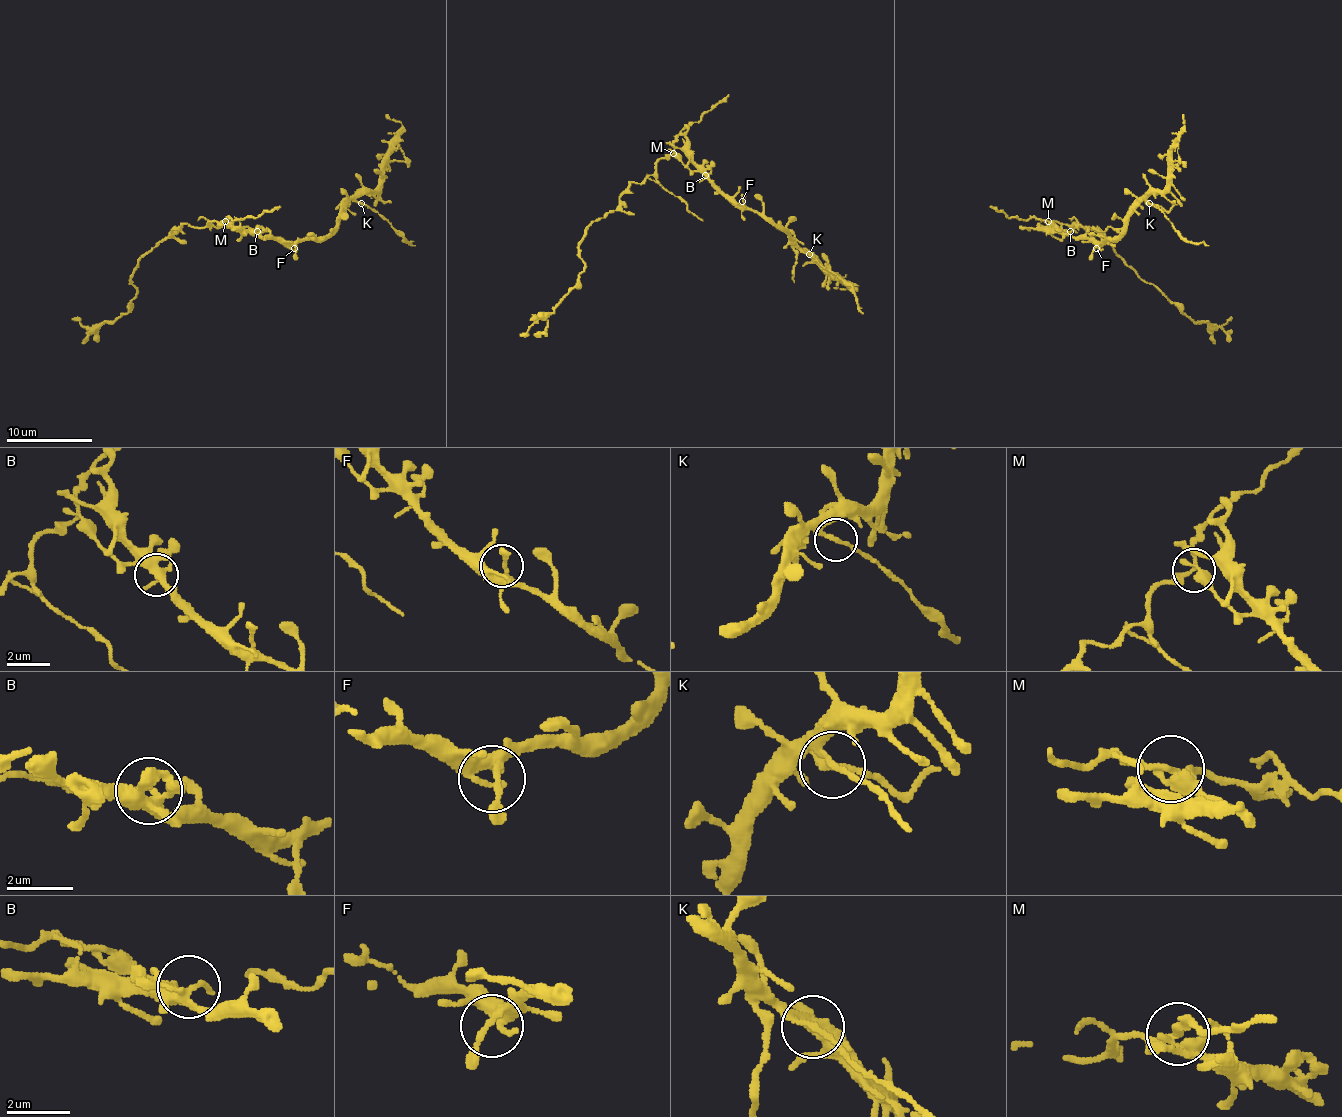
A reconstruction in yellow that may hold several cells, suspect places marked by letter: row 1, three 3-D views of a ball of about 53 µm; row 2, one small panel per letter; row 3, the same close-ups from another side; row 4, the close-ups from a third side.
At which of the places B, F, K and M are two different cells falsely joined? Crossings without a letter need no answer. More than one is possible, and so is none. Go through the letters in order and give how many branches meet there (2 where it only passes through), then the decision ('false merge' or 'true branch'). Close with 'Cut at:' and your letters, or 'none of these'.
B: 4 branches meet; true branch
F: 2 branches meet; true branch
K: 2 branches meet; false merge
M: 5 branches meet; false merge
Cut at: K, M

